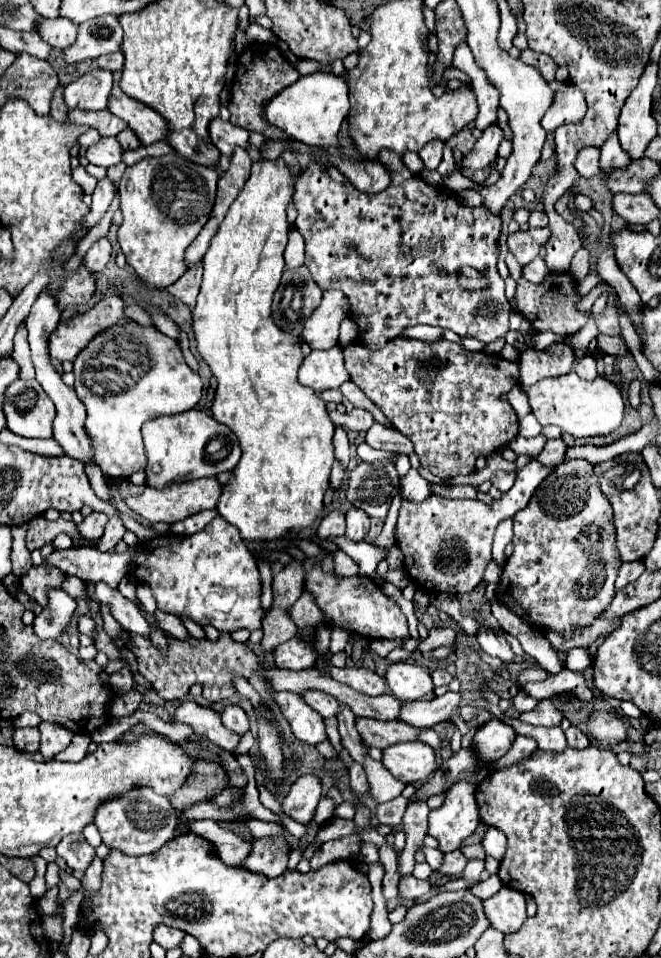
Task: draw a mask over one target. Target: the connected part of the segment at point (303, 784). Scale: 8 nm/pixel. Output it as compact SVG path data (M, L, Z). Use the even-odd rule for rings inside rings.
M313 775L299 777L289 795L281 801L281 811L299 823L311 823L315 815L315 807L321 799L321 785Z

